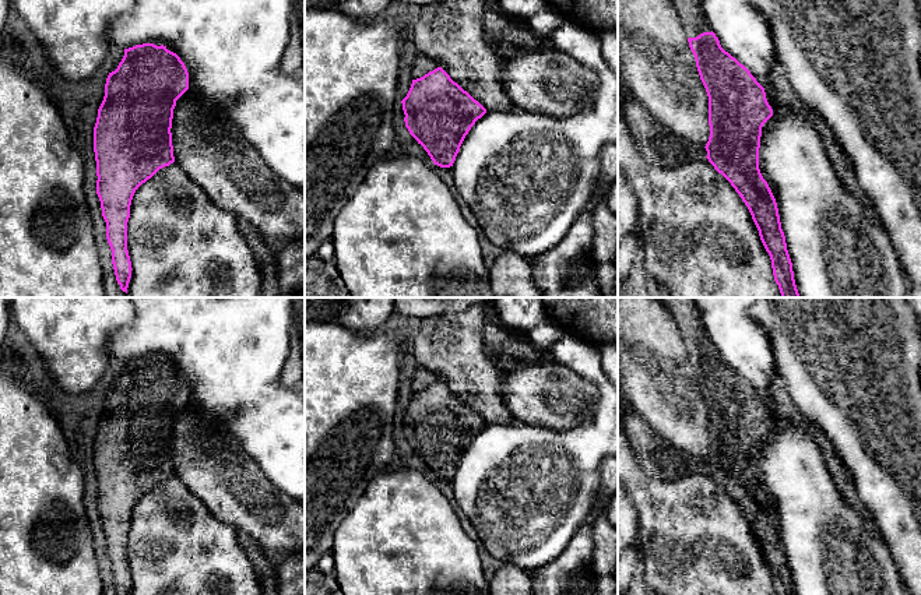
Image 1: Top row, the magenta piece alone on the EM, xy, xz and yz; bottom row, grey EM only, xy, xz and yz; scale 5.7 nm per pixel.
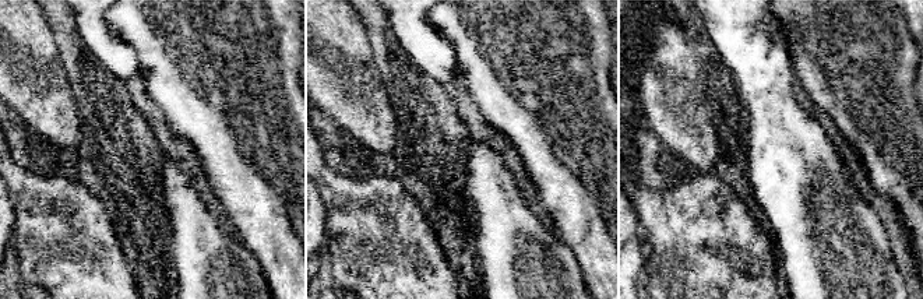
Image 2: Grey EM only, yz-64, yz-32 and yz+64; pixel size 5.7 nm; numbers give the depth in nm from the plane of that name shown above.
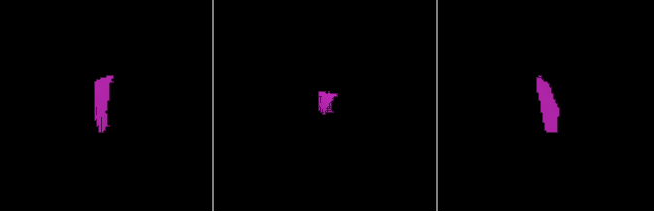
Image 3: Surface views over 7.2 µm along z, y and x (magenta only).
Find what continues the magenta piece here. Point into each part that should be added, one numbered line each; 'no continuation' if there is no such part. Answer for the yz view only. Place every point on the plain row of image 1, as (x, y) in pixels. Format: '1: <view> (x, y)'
1: yz (684, 312)

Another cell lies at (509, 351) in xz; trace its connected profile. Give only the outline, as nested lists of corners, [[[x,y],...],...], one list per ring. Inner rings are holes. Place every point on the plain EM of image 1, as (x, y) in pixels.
[[[486,323],[482,339],[495,366],[506,373],[545,362],[539,351],[524,335],[503,325]]]

